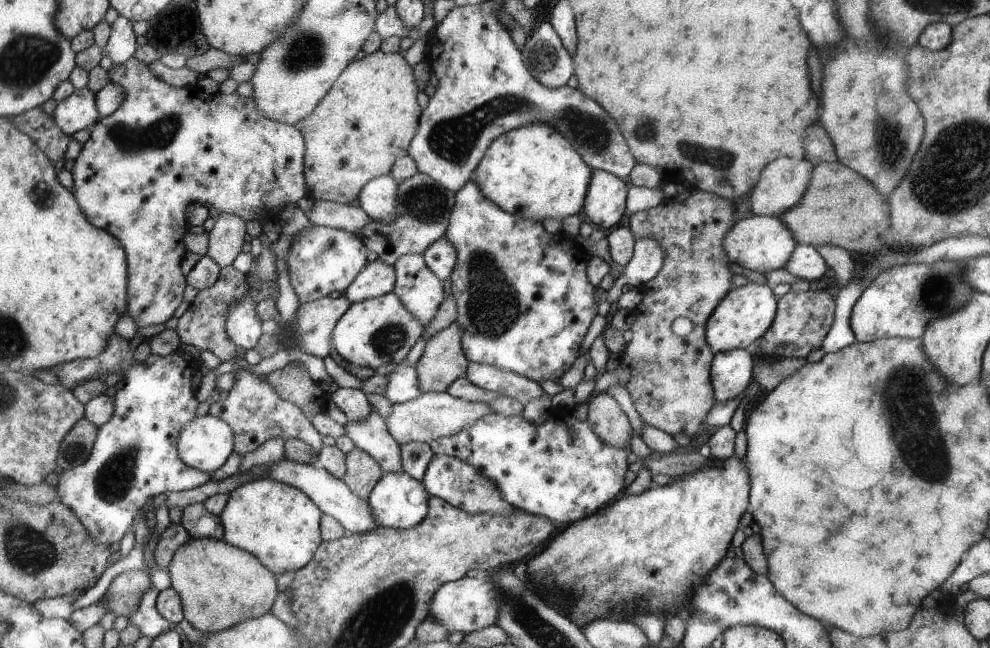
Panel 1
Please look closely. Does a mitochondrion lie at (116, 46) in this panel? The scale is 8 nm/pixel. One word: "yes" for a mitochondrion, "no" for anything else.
no

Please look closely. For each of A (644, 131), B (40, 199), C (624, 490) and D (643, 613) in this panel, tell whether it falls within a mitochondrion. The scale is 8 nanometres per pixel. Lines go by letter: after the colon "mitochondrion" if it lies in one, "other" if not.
A: mitochondrion
B: mitochondrion
C: other
D: other

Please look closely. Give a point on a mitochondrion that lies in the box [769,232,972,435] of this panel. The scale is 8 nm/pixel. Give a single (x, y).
(939, 292)

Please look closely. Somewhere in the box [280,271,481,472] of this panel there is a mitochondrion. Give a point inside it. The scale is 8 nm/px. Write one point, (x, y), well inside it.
(385, 341)

